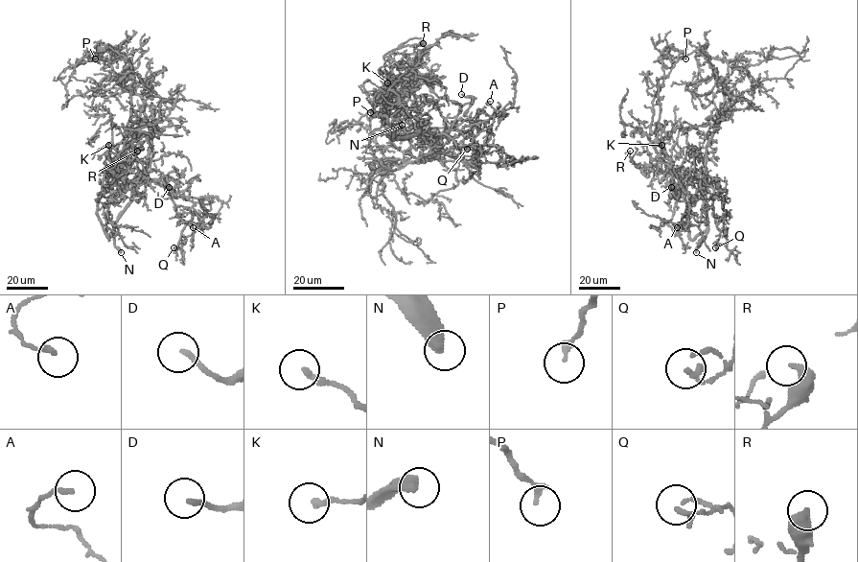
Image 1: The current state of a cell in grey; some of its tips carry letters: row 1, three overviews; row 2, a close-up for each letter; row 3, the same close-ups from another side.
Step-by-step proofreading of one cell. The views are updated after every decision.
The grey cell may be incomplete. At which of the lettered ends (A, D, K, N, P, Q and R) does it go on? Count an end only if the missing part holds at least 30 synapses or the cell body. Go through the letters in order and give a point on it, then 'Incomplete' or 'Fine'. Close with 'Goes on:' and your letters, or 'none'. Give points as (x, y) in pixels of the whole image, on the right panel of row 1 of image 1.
A: Place: (677, 227). Fine
D: Place: (671, 187). Fine
K: Place: (661, 145). Incomplete
N: Place: (696, 252). Incomplete
P: Place: (685, 58). Fine
Q: Place: (715, 247). Fine
R: Place: (630, 151). Fine
Goes on: K, N

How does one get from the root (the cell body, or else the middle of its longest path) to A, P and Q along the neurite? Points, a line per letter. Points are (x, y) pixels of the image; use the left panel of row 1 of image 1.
A: (130, 71), (127, 137), (108, 175), (160, 180), (198, 202), (203, 224), (191, 222), (193, 227)
P: (130, 71), (128, 61), (109, 47), (101, 48), (95, 58)
Q: (130, 71), (133, 81), (127, 137), (108, 175), (153, 180), (166, 189), (185, 224), (173, 247)

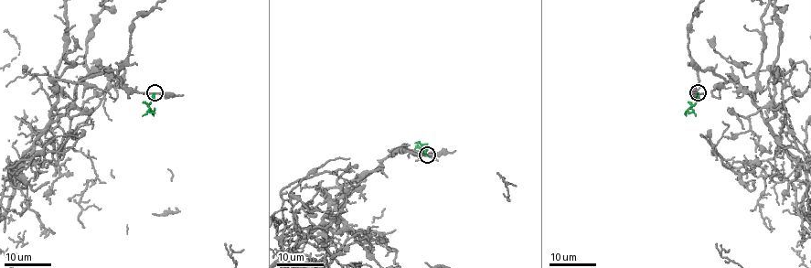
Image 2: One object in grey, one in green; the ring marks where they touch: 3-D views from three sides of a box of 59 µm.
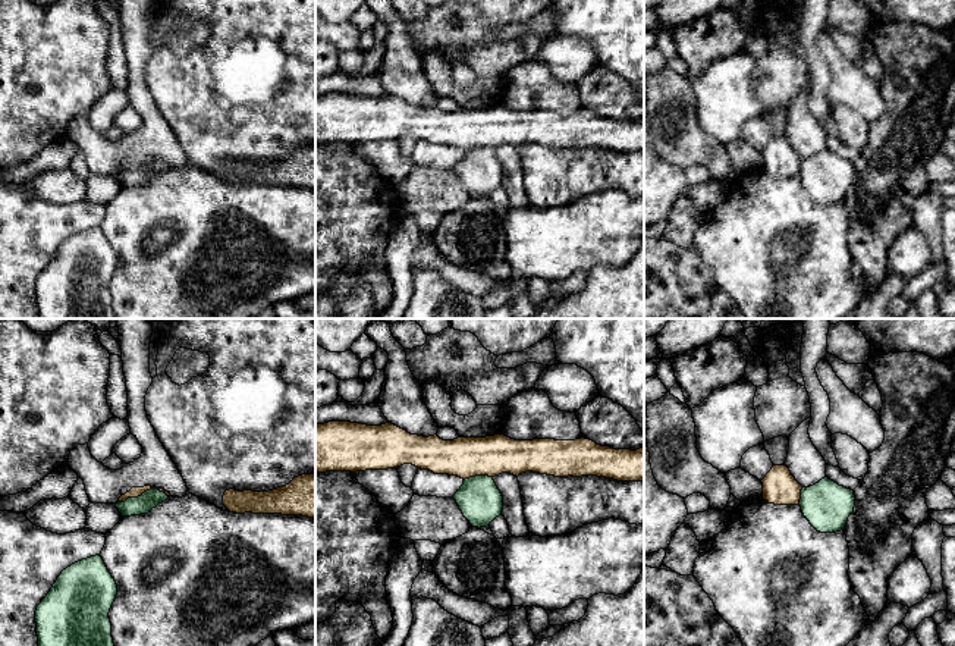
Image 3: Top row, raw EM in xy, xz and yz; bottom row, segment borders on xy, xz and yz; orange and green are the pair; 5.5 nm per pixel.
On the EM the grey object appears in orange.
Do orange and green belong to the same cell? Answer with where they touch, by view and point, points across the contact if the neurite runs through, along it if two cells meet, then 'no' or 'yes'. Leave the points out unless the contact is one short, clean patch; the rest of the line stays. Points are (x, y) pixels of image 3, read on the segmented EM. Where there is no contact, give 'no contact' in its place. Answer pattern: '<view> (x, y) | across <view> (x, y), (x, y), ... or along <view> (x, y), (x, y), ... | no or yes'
xy (143, 492) | along xy (169, 496), (157, 489), (147, 489), (118, 502) | no

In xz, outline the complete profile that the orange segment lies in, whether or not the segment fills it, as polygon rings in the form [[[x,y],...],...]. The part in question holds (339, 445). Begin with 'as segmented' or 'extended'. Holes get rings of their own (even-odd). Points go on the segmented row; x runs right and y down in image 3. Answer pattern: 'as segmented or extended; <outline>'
as segmented; [[[329,421],[315,424],[315,474],[326,471],[365,471],[398,468],[412,464],[434,474],[469,479],[475,476],[494,477],[502,473],[519,476],[527,471],[555,476],[597,476],[618,482],[644,482],[644,448],[637,451],[613,449],[581,438],[575,440],[533,439],[515,440],[505,435],[486,438],[458,438],[443,440],[437,435],[418,436],[386,423],[367,426],[351,421]]]

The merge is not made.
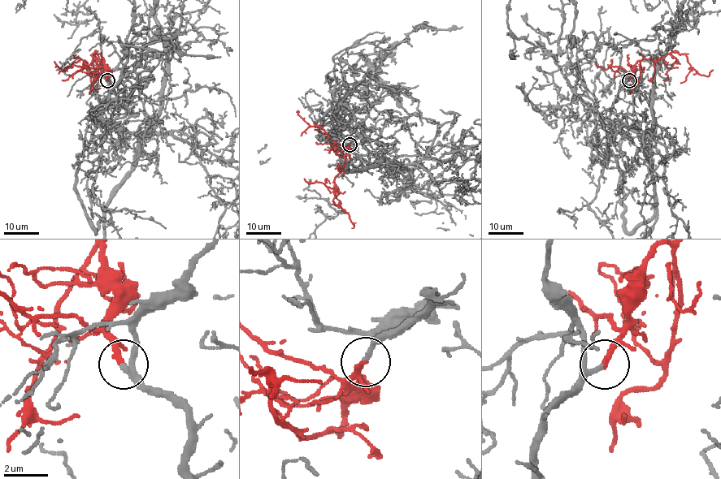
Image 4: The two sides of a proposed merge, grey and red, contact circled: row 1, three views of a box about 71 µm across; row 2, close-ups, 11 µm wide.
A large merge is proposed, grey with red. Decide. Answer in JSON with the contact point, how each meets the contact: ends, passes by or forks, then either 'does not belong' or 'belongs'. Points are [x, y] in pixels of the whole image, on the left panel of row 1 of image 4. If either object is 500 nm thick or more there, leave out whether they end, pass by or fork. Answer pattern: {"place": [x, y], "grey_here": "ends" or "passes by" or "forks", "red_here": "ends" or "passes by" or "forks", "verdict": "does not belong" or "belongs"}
{"place": [107, 80], "grey_here": "passes by", "red_here": "ends", "verdict": "belongs"}

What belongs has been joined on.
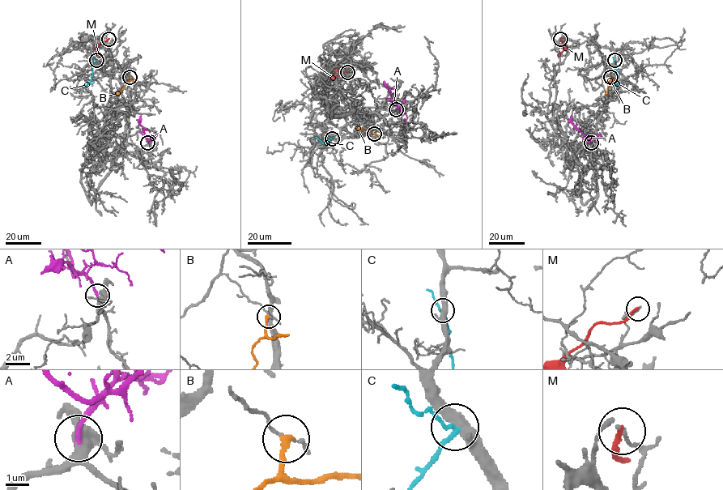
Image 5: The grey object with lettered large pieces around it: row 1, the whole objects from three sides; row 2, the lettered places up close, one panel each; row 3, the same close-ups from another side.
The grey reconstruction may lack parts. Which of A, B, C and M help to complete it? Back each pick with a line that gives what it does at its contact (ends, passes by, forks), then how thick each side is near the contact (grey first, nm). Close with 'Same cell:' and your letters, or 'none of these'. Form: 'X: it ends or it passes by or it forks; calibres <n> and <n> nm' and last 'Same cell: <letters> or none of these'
A: it ends; calibres 440 and 240 nm
Same cell: A

